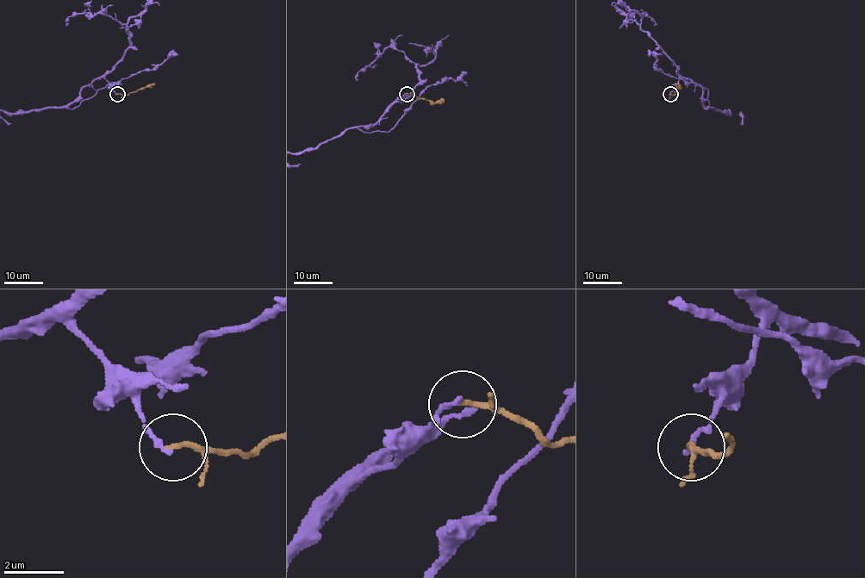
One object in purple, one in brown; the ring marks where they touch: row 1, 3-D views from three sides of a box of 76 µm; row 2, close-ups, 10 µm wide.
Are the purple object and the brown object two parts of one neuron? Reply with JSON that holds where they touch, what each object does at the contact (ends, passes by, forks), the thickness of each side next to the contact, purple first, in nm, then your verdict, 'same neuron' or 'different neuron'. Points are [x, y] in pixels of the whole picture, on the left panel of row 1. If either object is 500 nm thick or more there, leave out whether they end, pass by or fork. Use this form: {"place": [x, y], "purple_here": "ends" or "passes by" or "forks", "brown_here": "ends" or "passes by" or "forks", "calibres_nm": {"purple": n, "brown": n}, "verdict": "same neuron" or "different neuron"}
{"place": [117, 94], "purple_here": "ends", "brown_here": "ends", "calibres_nm": {"purple": 170, "brown": 170}, "verdict": "different neuron"}

